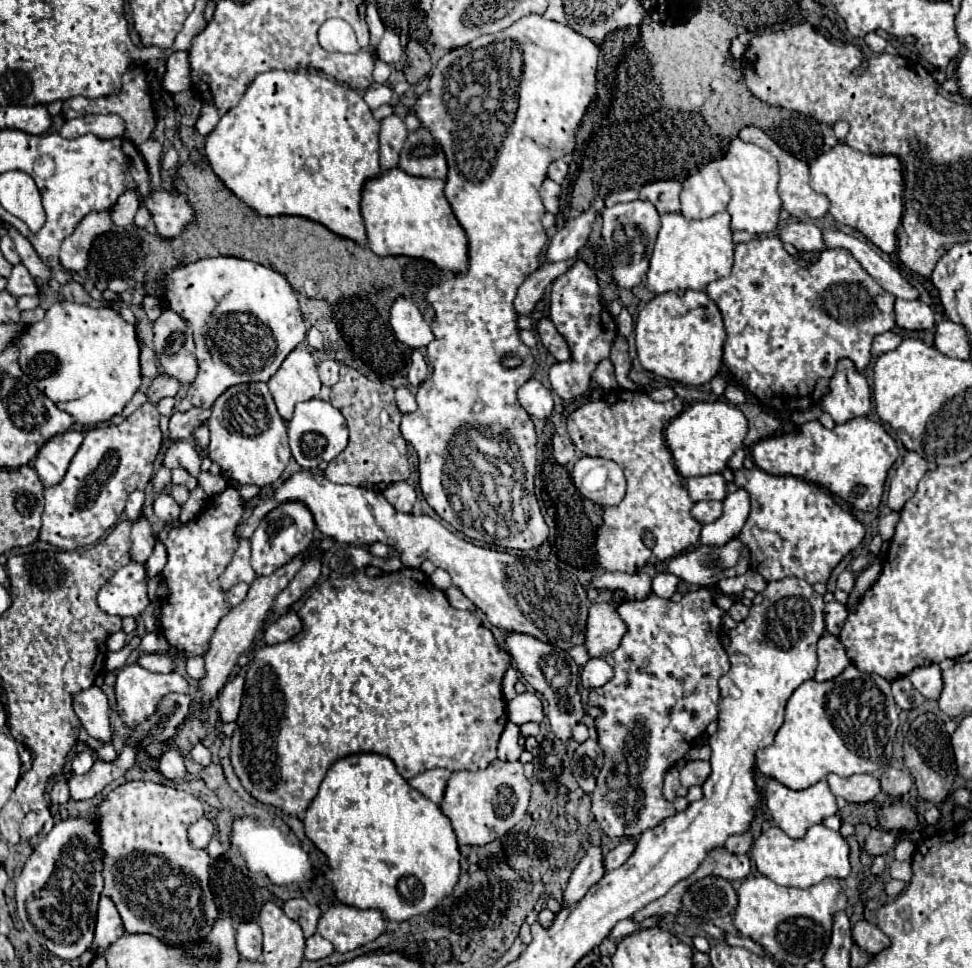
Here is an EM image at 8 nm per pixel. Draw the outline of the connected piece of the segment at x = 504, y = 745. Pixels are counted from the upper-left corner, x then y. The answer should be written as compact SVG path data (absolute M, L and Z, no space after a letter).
M508 723L500 737L500 743L498 743L498 759L500 761L518 761L520 753L524 751L518 743L518 737L520 737L518 727L514 723Z

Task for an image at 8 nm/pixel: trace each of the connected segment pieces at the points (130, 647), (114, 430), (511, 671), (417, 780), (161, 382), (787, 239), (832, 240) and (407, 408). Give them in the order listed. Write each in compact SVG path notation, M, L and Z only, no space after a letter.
M134 637L122 651L118 651L118 653L108 653L108 657L106 657L106 671L120 669L120 667L128 661L130 653L138 647L138 643L140 643L140 637Z
M144 403L120 425L90 429L64 479L44 491L40 539L66 551L96 543L120 519L128 495L150 483L160 445L160 413L152 403Z
M511 665L509 669L506 671L502 681L502 690L505 700L509 701L517 695L514 689L514 686L517 681L518 671L515 670L513 665Z
M430 769L430 771L424 771L424 773L416 775L416 777L412 777L408 783L416 791L426 795L430 801L440 803L448 779L450 779L450 771L446 771L446 769Z
M162 373L152 381L148 397L152 403L158 403L162 397L174 397L180 391L180 387L182 387L180 381L174 381L174 377L166 377L166 373Z
M794 221L782 227L780 239L784 243L794 245L798 251L822 251L824 241L822 241L822 229L818 229L814 223L804 223L804 221Z
M824 231L826 247L844 247L848 249L854 259L882 285L884 291L890 291L896 297L902 299L918 299L918 289L908 281L904 273L900 273L898 267L894 267L890 261L882 259L868 243L850 237L842 231Z
M398 387L396 389L396 405L402 413L412 413L416 409L416 397L410 389L406 387Z

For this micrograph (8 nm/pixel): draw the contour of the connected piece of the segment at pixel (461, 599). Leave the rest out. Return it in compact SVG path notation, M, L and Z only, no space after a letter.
M450 587L446 589L446 597L450 601L450 605L454 605L460 611L470 611L470 613L478 613L478 609L474 607L474 603L458 589L458 587Z

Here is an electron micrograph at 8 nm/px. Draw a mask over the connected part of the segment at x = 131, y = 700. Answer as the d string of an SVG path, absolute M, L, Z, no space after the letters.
M130 663L122 671L118 671L118 679L116 679L118 715L128 729L136 729L138 725L142 725L142 721L150 719L156 713L162 697L166 697L166 693L172 693L172 691L188 693L188 681L180 673L158 675L158 673L152 673L144 667L140 667L138 663Z

